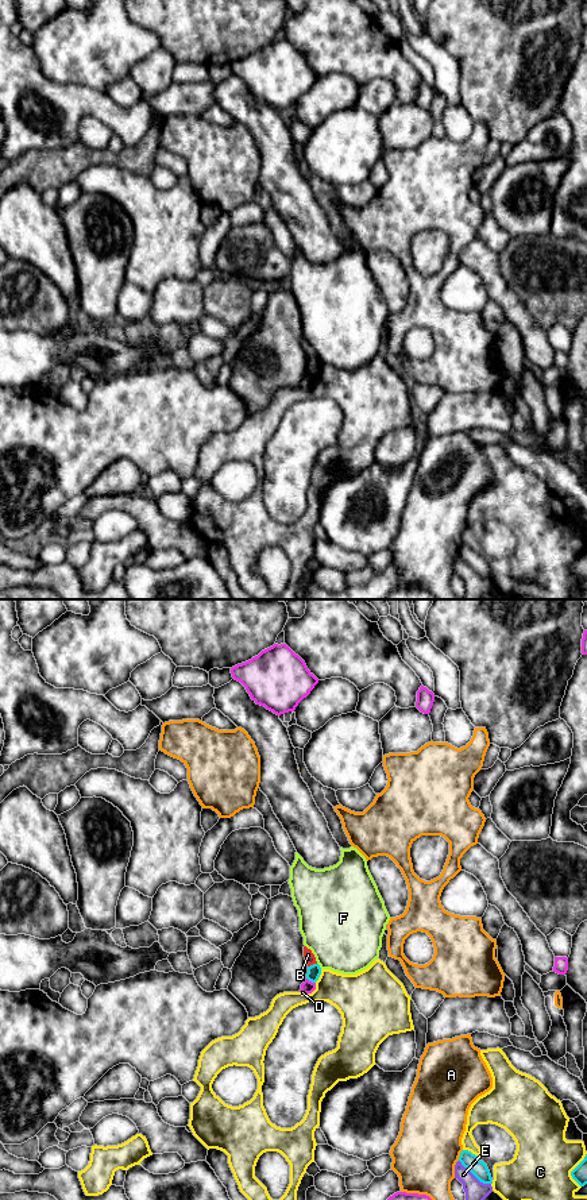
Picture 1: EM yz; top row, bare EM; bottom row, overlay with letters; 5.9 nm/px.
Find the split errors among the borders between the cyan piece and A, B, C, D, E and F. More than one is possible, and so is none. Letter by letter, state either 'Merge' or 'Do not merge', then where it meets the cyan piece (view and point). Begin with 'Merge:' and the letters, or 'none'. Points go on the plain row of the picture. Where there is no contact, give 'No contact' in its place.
Merge: none
A: Do not merge. Touches cyan at yz (460, 551)
B: Do not merge. Touches cyan at yz (313, 359)
C: Do not merge. Touches cyan at yz (571, 568)
D: Do not merge. Touches cyan at yz (311, 375)
E: Do not merge. Touches cyan at yz (474, 570)
F: Do not merge. Touches cyan at yz (319, 361)

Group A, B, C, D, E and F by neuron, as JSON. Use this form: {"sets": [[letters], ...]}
{"sets": [["A"], ["B", "E"], ["C"], ["D"], ["F"]]}

